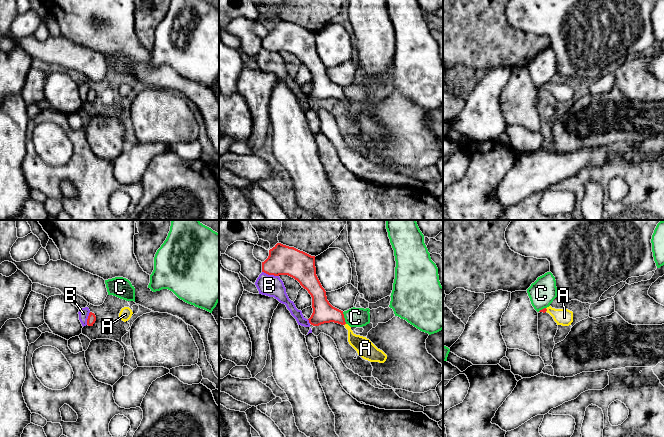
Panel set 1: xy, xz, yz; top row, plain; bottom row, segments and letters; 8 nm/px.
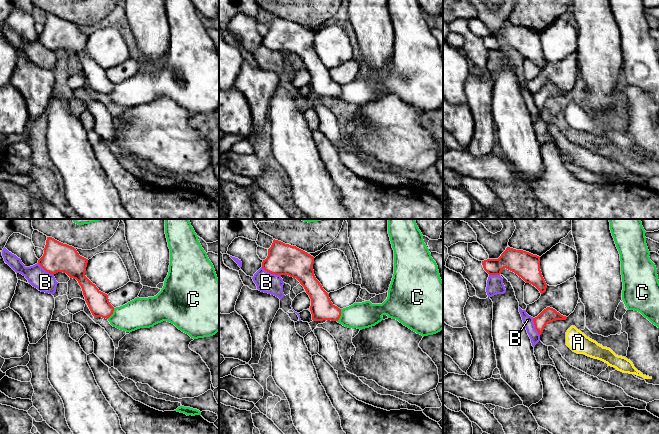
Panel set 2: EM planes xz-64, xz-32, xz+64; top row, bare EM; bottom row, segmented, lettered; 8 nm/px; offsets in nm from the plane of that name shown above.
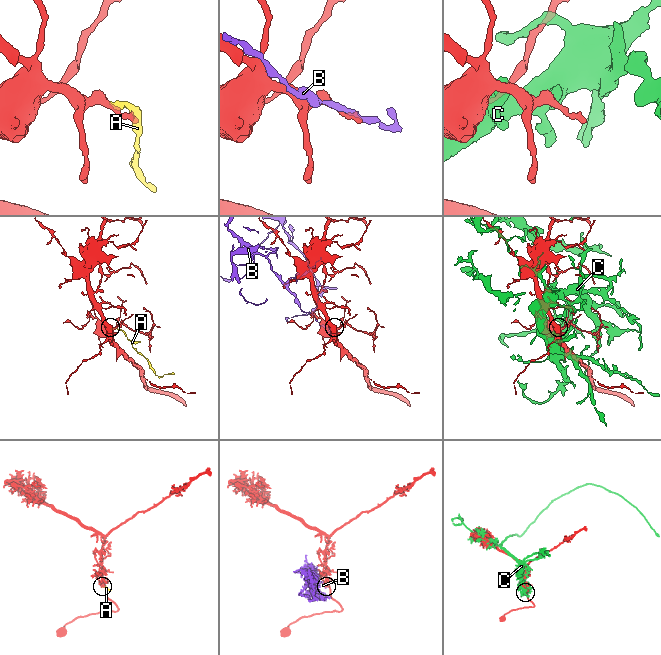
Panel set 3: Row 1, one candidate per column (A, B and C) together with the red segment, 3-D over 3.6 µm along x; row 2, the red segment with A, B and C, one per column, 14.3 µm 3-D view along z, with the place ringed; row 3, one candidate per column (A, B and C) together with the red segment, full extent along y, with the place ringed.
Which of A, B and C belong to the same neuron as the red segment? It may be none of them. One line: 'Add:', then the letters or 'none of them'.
Add: A

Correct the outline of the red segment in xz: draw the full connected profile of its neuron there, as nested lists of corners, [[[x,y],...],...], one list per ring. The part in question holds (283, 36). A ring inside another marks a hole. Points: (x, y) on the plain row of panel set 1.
[[[277,19],[269,26],[268,34],[262,38],[262,48],[268,51],[288,51],[297,56],[312,73],[313,89],[308,95],[313,102],[324,99],[345,101],[343,87],[333,83],[327,76],[315,43],[315,32],[294,23]]]

